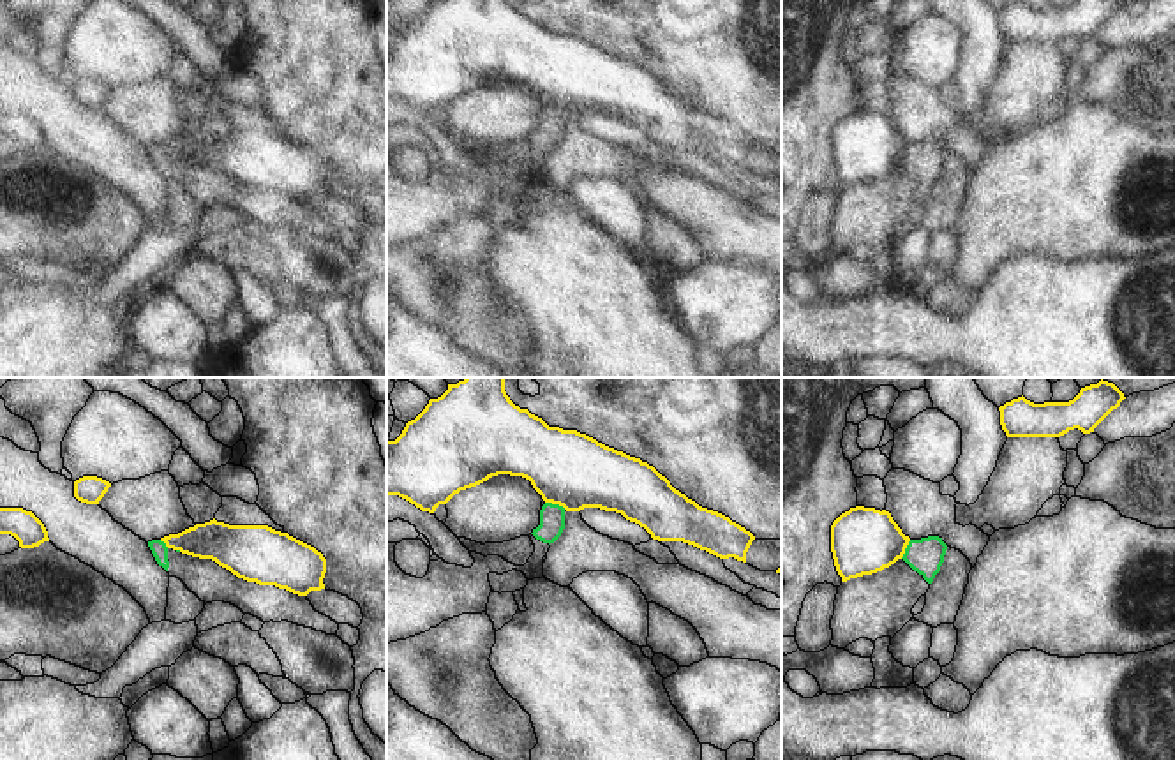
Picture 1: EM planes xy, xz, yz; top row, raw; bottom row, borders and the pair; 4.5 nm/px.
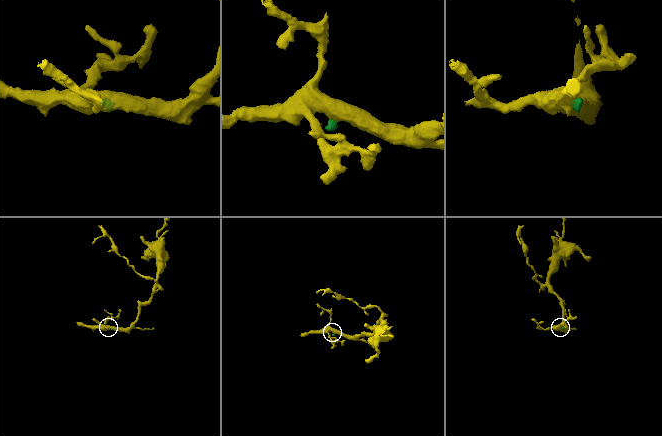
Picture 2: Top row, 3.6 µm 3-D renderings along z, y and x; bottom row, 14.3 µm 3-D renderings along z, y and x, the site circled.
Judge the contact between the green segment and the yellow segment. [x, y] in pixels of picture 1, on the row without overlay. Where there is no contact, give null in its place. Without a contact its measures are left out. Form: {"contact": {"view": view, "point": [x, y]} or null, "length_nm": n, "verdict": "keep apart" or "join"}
{"contact": {"view": "xz", "point": [556, 110]}, "length_nm": 100, "verdict": "keep apart"}

